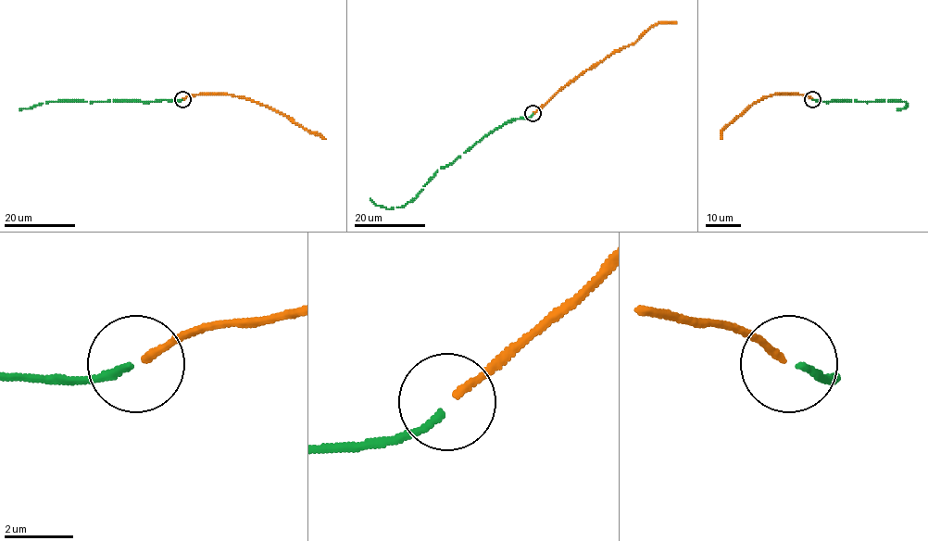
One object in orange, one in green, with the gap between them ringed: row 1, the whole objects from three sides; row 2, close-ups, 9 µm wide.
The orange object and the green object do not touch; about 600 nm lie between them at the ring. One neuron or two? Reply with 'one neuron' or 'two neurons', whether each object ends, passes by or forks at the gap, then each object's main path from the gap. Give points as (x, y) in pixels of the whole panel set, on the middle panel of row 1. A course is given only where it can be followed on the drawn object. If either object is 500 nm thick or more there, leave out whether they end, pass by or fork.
one neuron; orange ends; green ends; course orange (533, 113), (587, 69), (634, 43), (651, 27), (659, 22), (675, 22); course green (532, 114), (509, 120), (490, 132), (438, 170), (420, 192), (403, 206), (386, 208), (369, 198)

